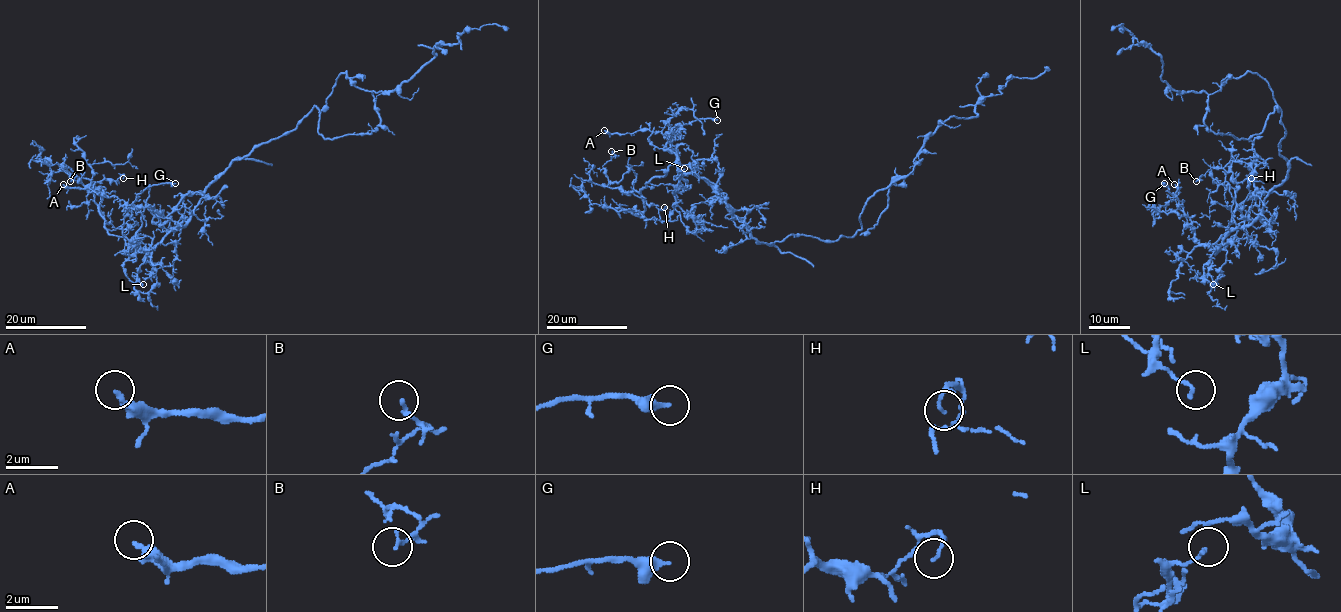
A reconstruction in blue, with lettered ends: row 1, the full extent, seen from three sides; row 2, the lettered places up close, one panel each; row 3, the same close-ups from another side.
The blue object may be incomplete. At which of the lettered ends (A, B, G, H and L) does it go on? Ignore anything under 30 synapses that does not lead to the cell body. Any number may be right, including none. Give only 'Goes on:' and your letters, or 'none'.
Goes on: none

